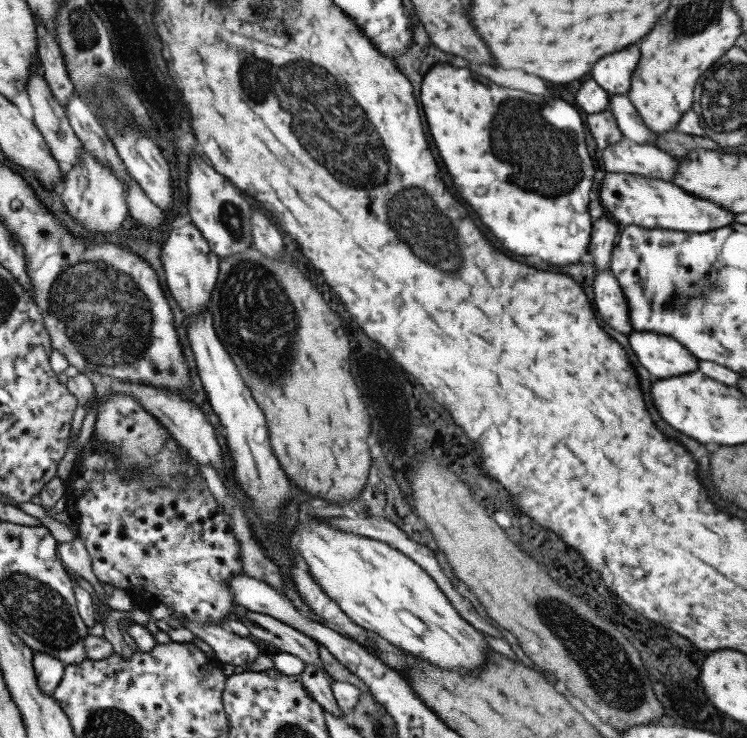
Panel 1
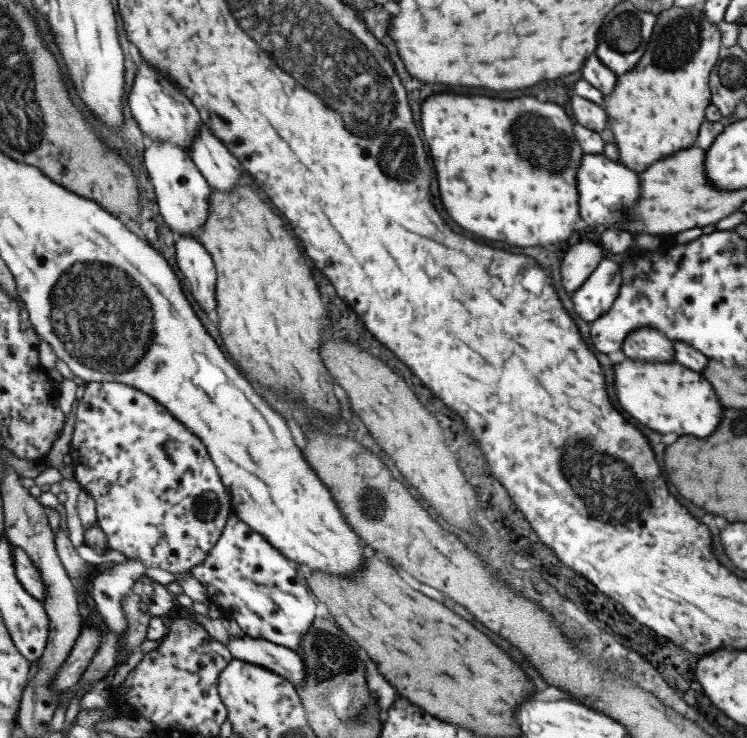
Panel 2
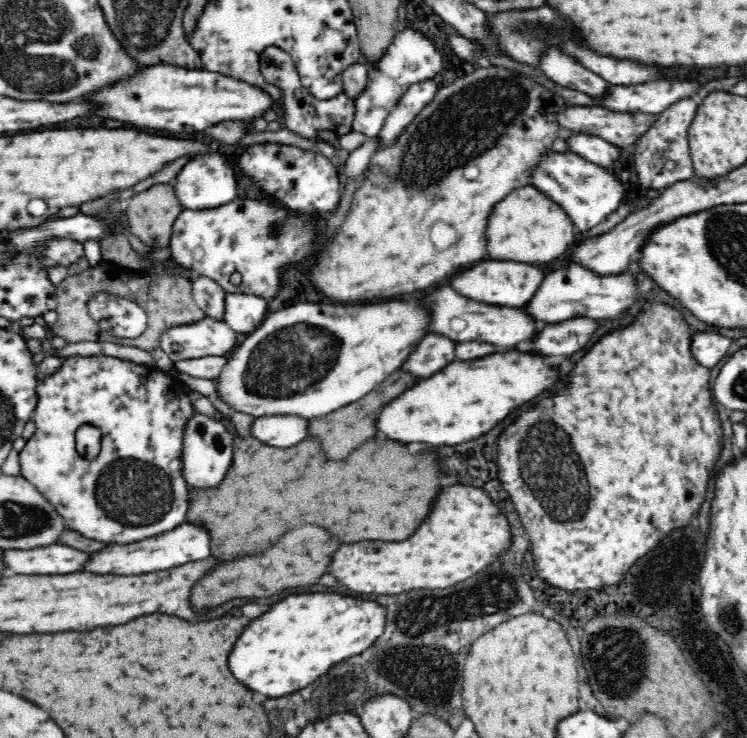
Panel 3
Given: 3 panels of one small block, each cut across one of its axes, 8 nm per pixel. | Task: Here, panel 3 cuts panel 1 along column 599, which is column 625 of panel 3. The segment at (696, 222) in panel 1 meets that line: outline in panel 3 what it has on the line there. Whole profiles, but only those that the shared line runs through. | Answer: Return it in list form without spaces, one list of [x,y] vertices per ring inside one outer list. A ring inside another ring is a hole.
[[[576,153],[551,155],[530,173],[532,185],[538,186],[550,199],[562,204],[562,208],[568,212],[568,216],[574,220],[575,228],[580,232],[607,221],[627,200],[627,189],[620,176]]]

